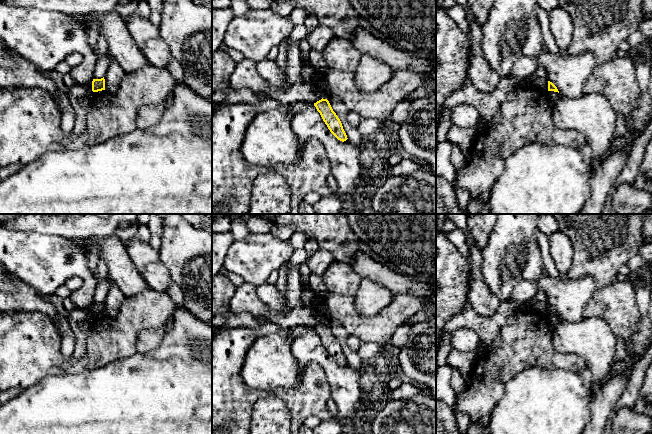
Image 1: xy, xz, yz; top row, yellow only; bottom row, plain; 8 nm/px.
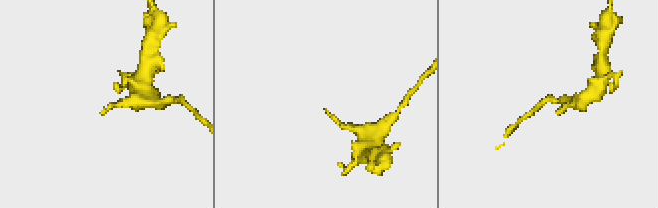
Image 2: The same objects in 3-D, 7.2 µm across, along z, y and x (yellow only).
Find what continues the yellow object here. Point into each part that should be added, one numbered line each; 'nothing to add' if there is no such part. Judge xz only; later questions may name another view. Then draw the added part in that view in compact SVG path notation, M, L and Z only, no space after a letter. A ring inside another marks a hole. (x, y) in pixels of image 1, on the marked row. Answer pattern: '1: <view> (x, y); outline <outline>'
nothing to add

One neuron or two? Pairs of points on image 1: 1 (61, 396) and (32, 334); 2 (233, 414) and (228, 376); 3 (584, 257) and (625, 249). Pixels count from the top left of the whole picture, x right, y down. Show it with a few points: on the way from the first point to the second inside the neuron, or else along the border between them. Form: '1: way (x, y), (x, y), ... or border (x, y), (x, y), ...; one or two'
1: border (74, 373), (51, 374), (30, 386); two
2: way (228, 405), (228, 385); one
3: way (594, 256), (601, 249), (615, 249); one

